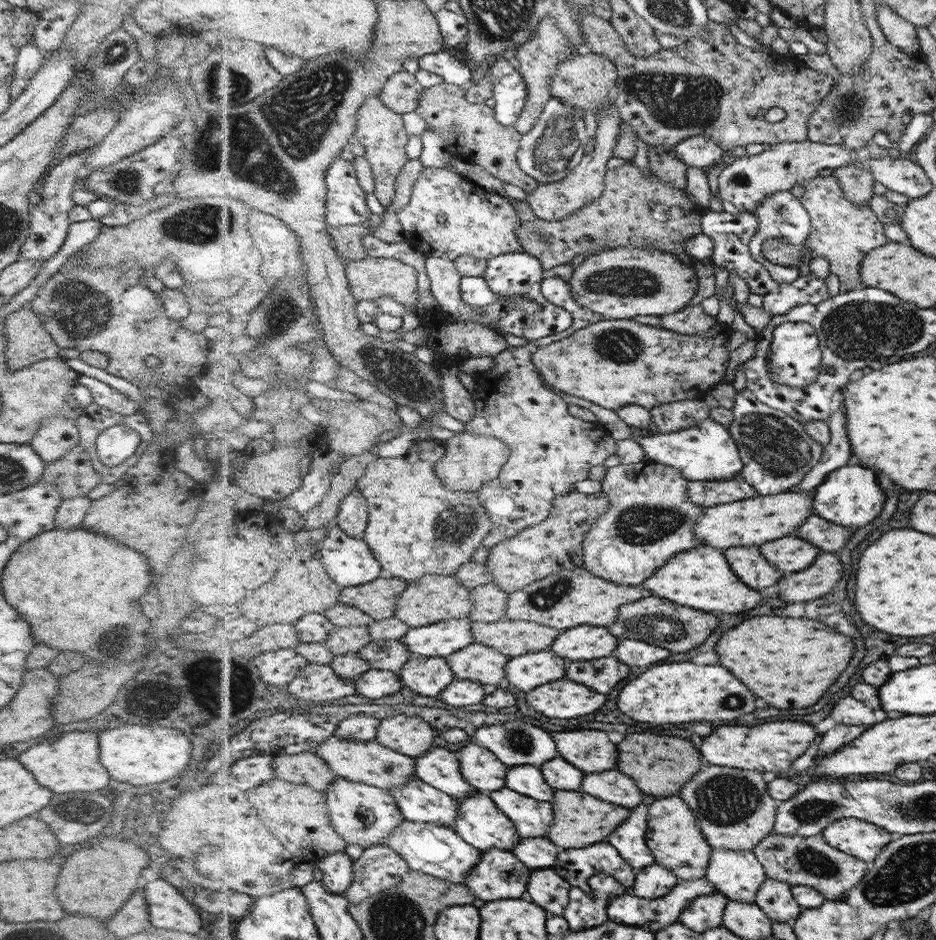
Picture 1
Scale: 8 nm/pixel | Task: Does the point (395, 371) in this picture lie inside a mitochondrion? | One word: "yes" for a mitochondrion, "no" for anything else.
yes

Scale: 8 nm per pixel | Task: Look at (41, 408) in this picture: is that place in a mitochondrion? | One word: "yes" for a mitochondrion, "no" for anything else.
no

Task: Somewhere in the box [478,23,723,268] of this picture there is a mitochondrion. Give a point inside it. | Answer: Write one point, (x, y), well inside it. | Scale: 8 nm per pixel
(556, 144)

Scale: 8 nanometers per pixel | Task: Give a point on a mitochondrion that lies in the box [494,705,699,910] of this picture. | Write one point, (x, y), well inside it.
(518, 740)

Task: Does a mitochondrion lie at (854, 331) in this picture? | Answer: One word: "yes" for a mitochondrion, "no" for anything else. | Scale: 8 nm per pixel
yes

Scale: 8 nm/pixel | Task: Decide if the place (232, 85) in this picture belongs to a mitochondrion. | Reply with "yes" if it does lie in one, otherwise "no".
yes

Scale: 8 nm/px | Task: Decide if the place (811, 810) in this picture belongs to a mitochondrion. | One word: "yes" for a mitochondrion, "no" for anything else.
yes

